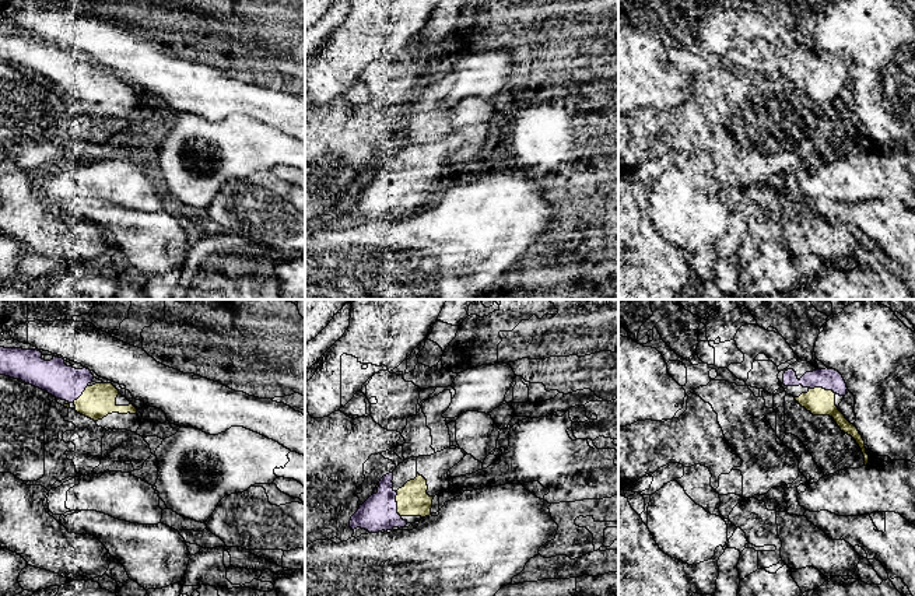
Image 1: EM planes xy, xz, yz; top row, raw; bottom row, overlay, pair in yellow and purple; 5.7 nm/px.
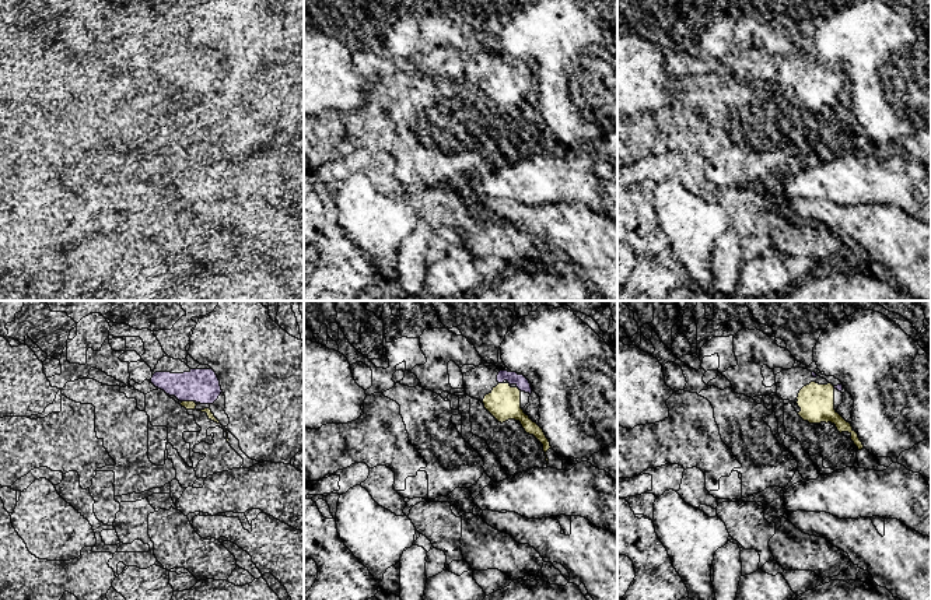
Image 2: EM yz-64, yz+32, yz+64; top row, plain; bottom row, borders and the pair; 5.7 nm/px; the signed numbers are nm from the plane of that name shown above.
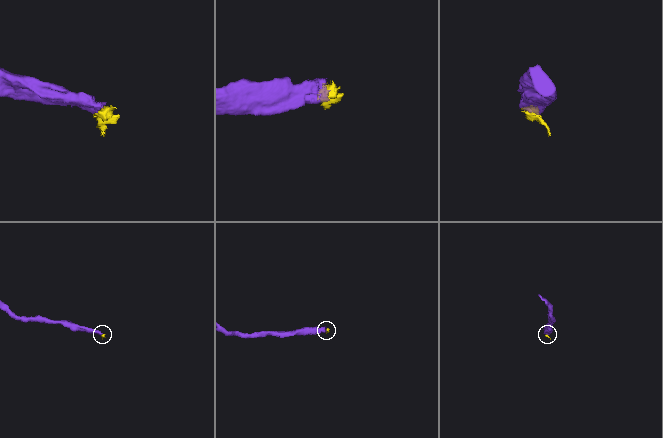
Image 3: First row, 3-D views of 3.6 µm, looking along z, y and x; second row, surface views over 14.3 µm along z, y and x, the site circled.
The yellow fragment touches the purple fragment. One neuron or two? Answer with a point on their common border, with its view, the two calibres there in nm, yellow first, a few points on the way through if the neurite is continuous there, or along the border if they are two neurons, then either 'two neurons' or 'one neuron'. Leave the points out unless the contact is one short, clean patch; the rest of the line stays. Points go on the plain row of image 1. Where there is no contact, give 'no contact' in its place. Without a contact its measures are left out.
yz (821, 74) | 160/130 nm | one neuron

